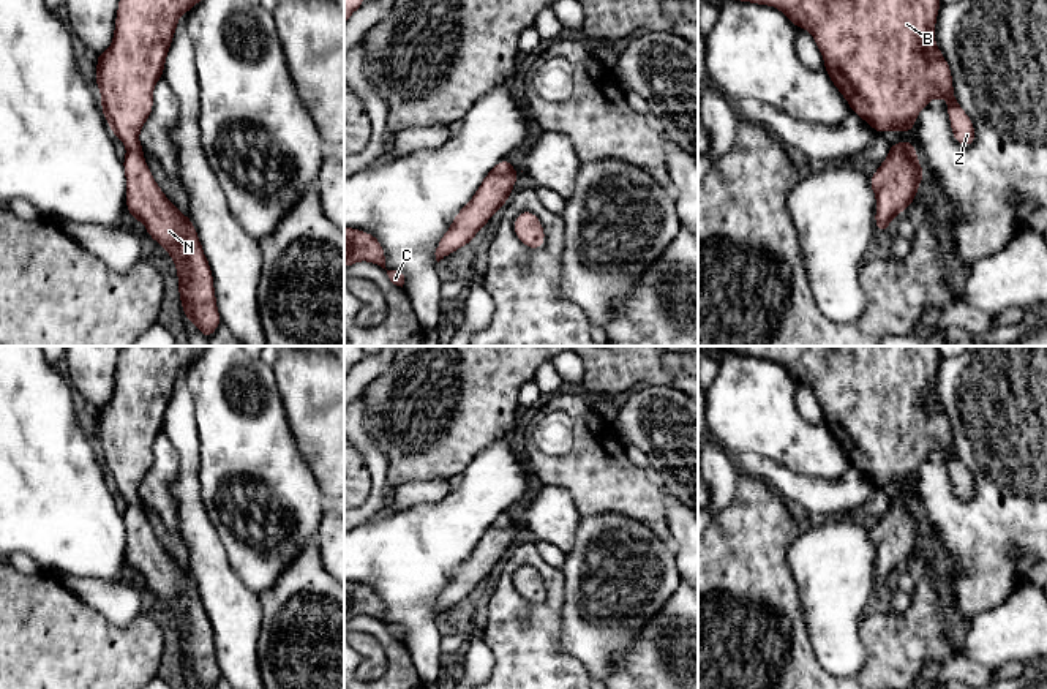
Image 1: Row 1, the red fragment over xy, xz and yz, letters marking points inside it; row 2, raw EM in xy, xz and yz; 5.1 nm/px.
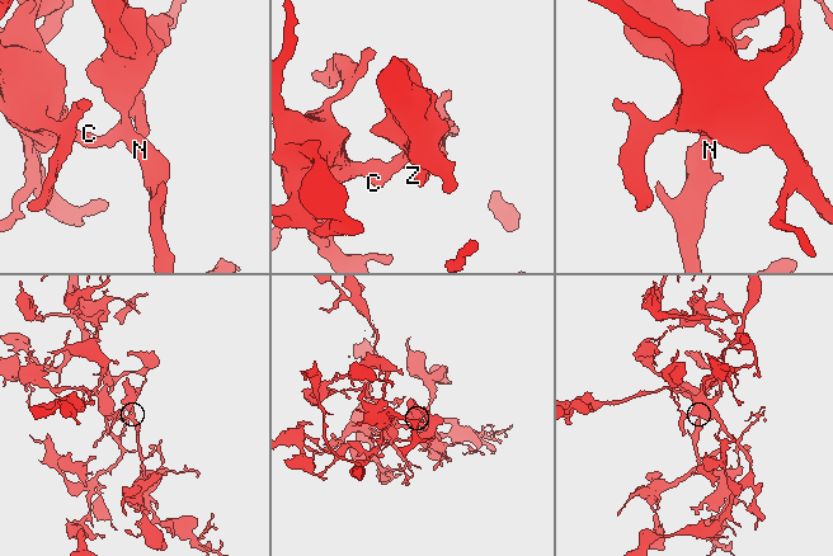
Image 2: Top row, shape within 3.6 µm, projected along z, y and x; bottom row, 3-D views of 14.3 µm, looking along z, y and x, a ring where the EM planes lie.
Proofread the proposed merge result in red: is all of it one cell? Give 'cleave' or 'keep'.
keep

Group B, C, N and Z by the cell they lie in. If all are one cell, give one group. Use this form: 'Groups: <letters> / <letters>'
Groups: B C N Z

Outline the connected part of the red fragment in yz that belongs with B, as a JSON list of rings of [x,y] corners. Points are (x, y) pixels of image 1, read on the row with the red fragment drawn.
[[[739,0],[780,9],[797,28],[812,33],[832,84],[851,111],[876,133],[908,133],[918,114],[933,98],[948,101],[952,136],[971,145],[976,131],[955,101],[951,68],[938,49],[933,32],[941,0]]]

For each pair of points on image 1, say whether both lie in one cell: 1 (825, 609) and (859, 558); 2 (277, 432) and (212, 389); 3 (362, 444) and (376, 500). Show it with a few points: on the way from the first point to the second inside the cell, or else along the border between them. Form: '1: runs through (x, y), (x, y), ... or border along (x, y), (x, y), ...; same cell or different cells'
1: runs through (834, 596), (834, 583), (847, 571); same cell
2: runs through (259, 432), (250, 432), (226, 406); same cell
3: runs through (375, 459), (378, 485); same cell

